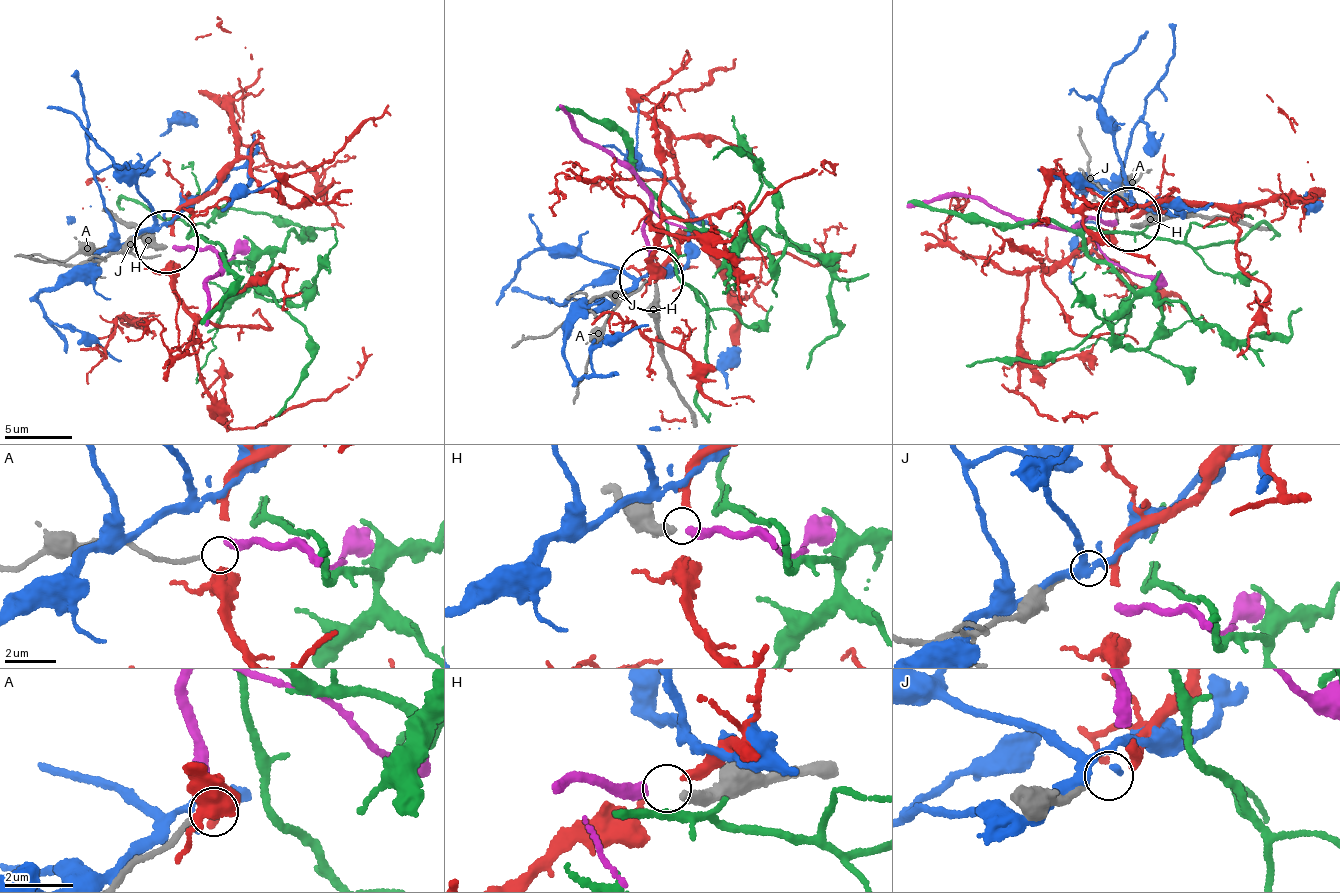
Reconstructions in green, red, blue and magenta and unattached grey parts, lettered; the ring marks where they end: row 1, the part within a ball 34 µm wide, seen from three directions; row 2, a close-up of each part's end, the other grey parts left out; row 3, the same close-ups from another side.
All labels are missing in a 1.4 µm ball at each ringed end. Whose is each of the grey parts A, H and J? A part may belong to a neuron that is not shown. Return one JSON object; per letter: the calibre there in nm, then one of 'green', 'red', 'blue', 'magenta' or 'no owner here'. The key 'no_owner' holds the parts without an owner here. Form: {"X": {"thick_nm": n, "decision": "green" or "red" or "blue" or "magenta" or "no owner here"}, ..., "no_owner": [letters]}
{"A": {"thick_nm": 180, "decision": "no owner here"}, "H": {"thick_nm": 300, "decision": "magenta"}, "J": {"thick_nm": 200, "decision": "red"}, "no_owner": ["A"]}

